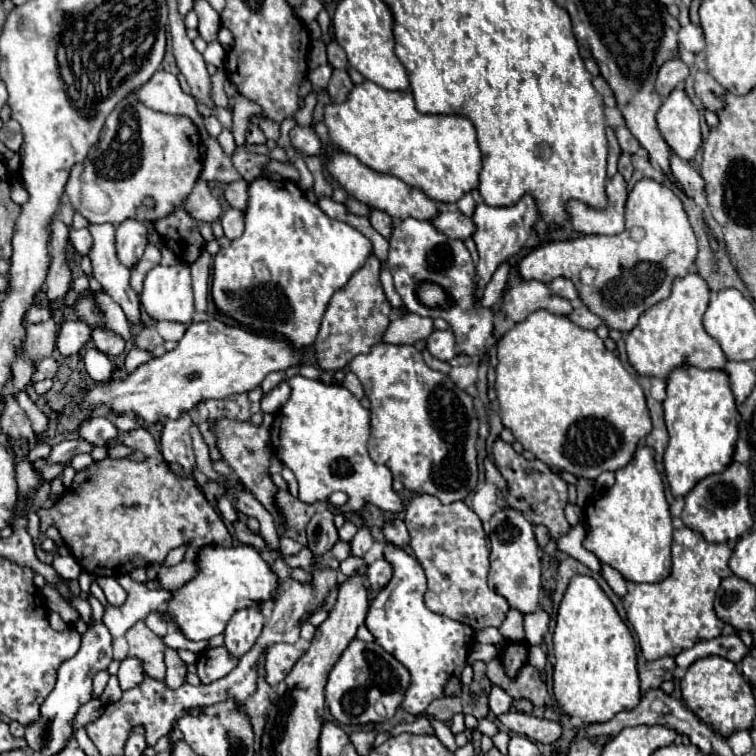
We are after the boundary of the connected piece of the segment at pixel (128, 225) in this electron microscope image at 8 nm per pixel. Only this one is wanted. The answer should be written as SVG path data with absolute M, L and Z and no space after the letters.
M125 220L117 226L117 254L119 260L131 268L143 256L147 246L147 224L139 220Z

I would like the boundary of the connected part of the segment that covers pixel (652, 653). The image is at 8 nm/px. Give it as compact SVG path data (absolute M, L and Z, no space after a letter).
M681 528L673 532L671 554L673 570L669 578L657 584L635 584L623 596L627 620L639 638L645 660L677 656L699 640L717 638L725 626L713 610L713 600L721 580L733 574L729 568L731 548L727 544L709 544L695 530Z

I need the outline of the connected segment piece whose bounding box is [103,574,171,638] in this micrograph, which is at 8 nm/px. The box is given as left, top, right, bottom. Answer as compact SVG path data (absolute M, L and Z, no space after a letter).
M129 574L119 578L119 584L127 592L127 600L123 606L105 606L103 624L109 628L113 638L123 636L135 622L145 620L149 612L157 612L167 604L171 594L167 590L149 590L145 584L131 580Z

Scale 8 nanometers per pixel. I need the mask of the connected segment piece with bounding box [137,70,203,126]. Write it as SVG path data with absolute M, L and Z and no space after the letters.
M157 70L151 76L151 80L137 90L137 98L151 110L157 110L163 114L187 116L195 122L195 126L203 124L203 116L197 112L197 104L193 96L181 90L177 76L171 72Z

